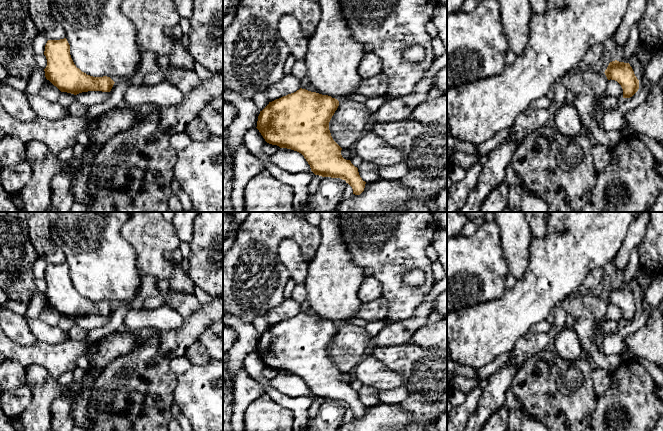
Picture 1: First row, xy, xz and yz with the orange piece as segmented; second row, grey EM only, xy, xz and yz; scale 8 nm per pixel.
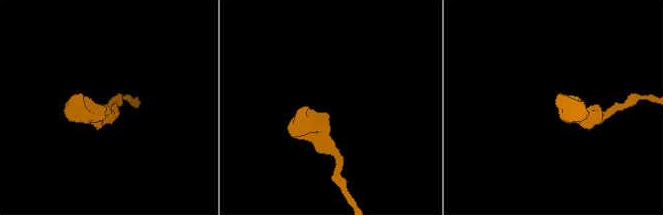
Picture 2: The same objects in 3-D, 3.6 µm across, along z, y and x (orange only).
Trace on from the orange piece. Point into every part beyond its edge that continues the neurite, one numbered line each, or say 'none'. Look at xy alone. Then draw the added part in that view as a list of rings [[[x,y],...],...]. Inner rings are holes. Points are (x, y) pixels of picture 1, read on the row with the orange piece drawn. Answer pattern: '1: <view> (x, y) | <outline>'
none

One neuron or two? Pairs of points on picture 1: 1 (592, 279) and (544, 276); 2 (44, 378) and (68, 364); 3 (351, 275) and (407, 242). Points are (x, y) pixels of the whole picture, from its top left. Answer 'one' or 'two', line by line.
1: two
2: two
3: two

